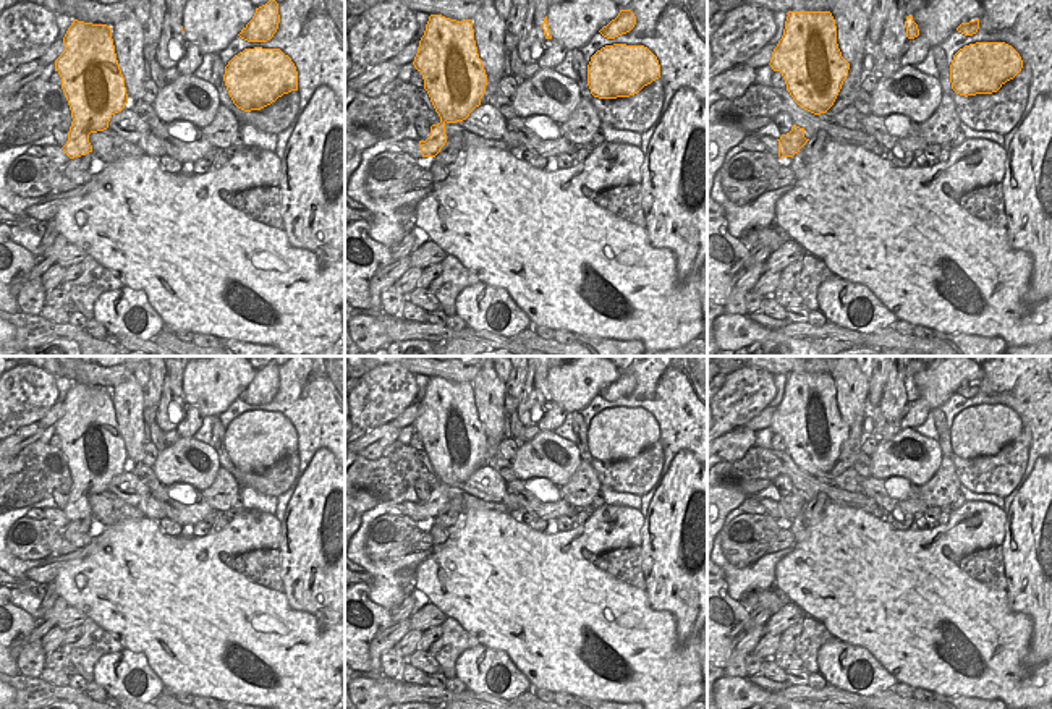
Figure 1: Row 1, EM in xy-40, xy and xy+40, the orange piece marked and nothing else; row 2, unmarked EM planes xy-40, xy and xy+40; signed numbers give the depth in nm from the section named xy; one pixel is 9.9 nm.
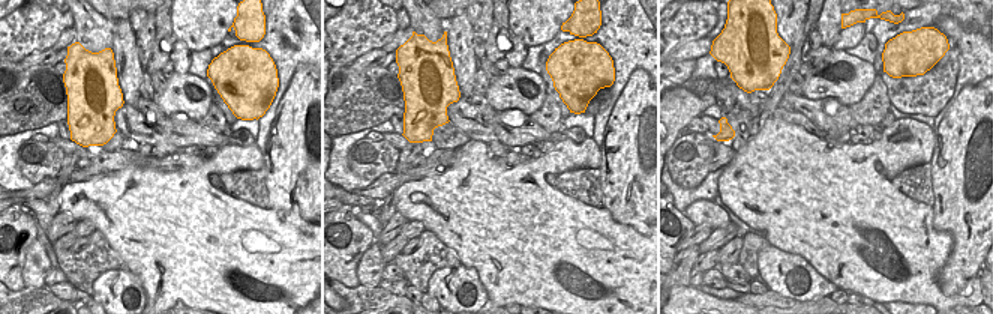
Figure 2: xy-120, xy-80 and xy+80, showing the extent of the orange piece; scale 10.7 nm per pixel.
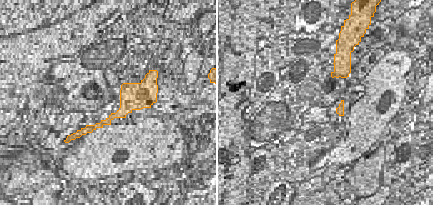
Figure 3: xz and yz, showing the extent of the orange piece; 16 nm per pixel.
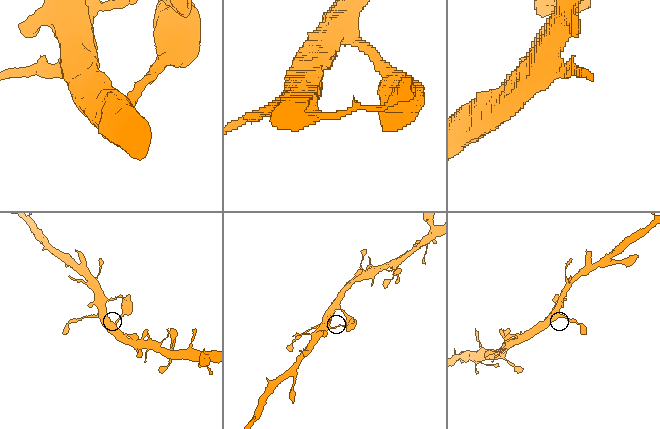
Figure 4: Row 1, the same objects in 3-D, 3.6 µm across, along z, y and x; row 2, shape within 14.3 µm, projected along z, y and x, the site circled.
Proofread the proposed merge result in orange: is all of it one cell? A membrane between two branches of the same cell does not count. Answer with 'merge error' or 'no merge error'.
merge error

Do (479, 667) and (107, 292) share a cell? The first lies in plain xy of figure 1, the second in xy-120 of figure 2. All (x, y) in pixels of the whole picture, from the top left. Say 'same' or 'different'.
same

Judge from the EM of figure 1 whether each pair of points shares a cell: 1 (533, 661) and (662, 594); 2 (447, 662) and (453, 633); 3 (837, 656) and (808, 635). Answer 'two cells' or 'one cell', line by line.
1: two cells
2: one cell
3: two cells

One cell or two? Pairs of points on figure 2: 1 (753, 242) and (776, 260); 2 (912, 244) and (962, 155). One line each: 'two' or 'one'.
1: two
2: two

